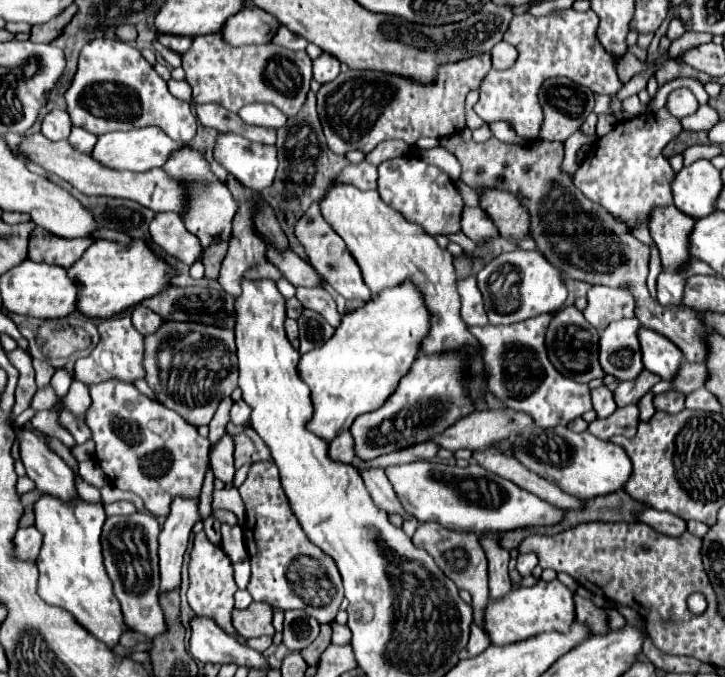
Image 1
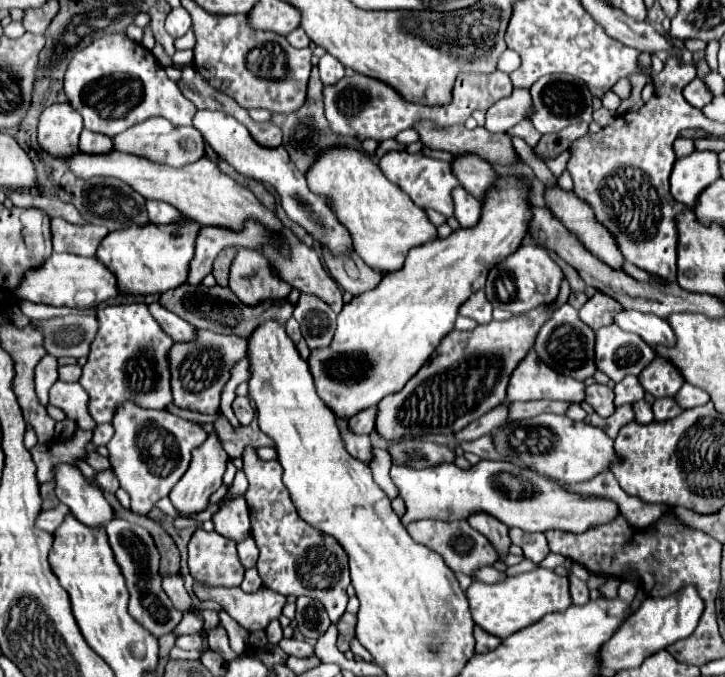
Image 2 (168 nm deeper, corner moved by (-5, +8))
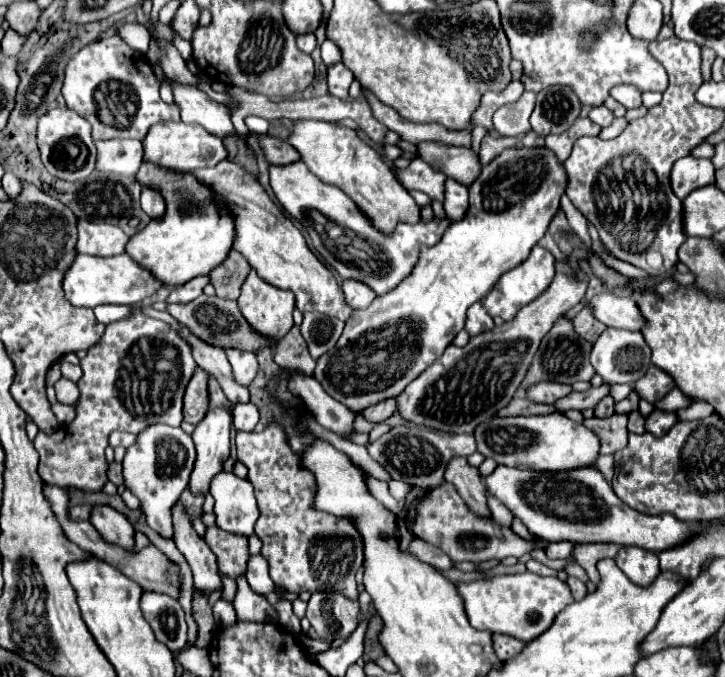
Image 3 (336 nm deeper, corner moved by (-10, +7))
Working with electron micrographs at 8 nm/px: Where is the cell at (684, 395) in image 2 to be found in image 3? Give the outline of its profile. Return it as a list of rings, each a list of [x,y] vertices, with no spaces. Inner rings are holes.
[[[674,388],[672,392],[668,392],[668,396],[664,396],[664,400],[656,402],[656,408],[668,408],[668,412],[678,412],[682,408],[688,408],[692,404],[690,396],[686,396],[680,388]]]

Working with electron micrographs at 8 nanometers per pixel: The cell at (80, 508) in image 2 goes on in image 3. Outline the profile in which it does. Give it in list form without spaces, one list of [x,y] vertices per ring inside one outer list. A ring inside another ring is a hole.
[[[96,504],[90,512],[90,522],[100,532],[100,536],[104,540],[108,540],[112,544],[118,544],[126,550],[132,550],[134,526],[118,510],[114,510],[106,504]]]

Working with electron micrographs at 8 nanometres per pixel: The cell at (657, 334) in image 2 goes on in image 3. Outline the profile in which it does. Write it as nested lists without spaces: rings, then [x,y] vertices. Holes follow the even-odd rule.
[[[604,292],[594,296],[588,304],[592,304],[594,316],[600,318],[606,326],[640,332],[646,324],[646,318],[642,316],[638,304],[632,300],[630,294]]]

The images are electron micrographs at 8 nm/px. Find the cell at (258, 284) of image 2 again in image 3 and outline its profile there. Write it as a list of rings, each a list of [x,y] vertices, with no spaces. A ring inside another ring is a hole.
[[[250,270],[248,278],[242,284],[238,306],[252,328],[256,328],[264,336],[282,338],[294,326],[292,292],[264,282],[254,270]]]

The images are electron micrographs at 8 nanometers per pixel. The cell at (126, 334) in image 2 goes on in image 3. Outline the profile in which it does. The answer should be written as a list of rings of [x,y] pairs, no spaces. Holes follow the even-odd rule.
[[[136,306],[130,316],[106,326],[104,336],[88,350],[80,366],[84,376],[78,380],[80,400],[74,422],[68,428],[58,428],[54,434],[40,432],[34,446],[40,454],[38,474],[46,484],[98,492],[108,480],[108,462],[104,458],[108,434],[112,430],[136,434],[140,428],[156,422],[180,426],[182,396],[196,362],[188,344],[166,322],[146,316]]]

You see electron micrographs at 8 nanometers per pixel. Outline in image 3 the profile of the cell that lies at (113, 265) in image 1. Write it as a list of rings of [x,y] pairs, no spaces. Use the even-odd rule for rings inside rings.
[[[142,162],[136,178],[142,186],[156,184],[156,190],[162,192],[168,204],[168,212],[164,218],[152,220],[144,230],[136,232],[126,244],[126,254],[168,286],[182,286],[200,274],[212,272],[212,268],[216,268],[230,252],[234,240],[232,218],[222,200],[188,174],[168,176],[168,170],[156,164]]]

